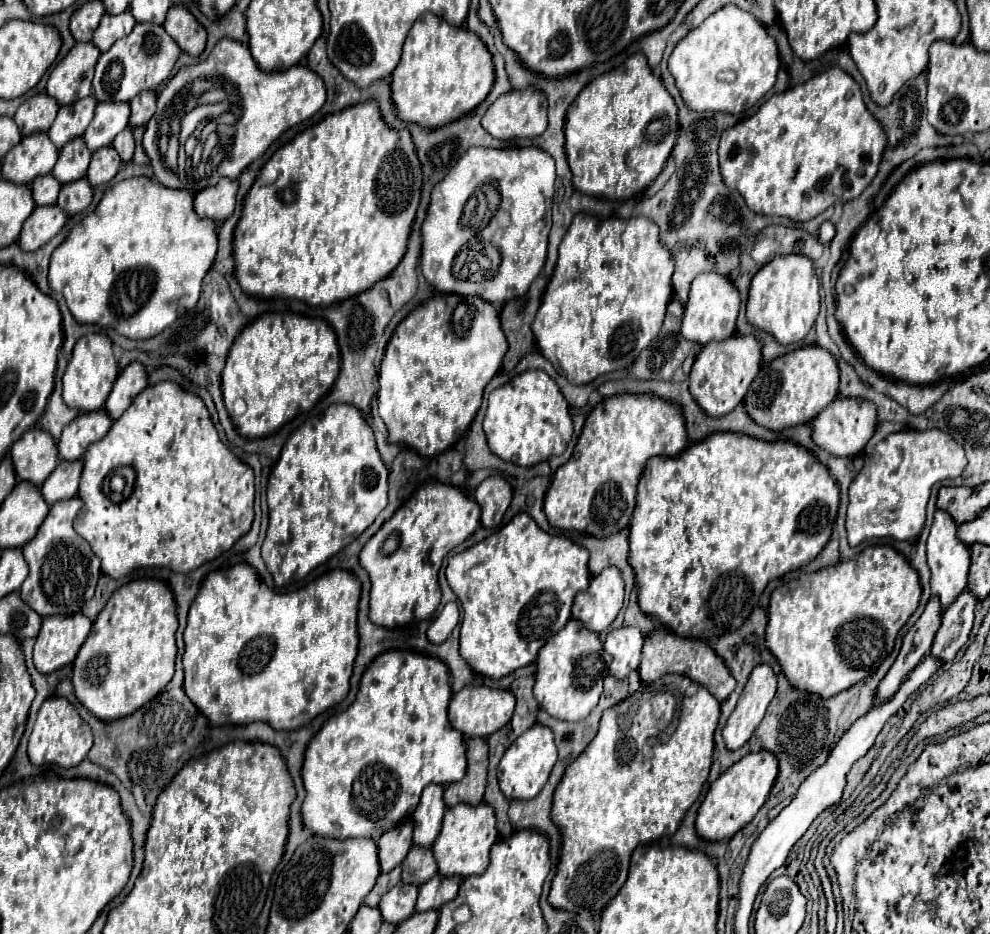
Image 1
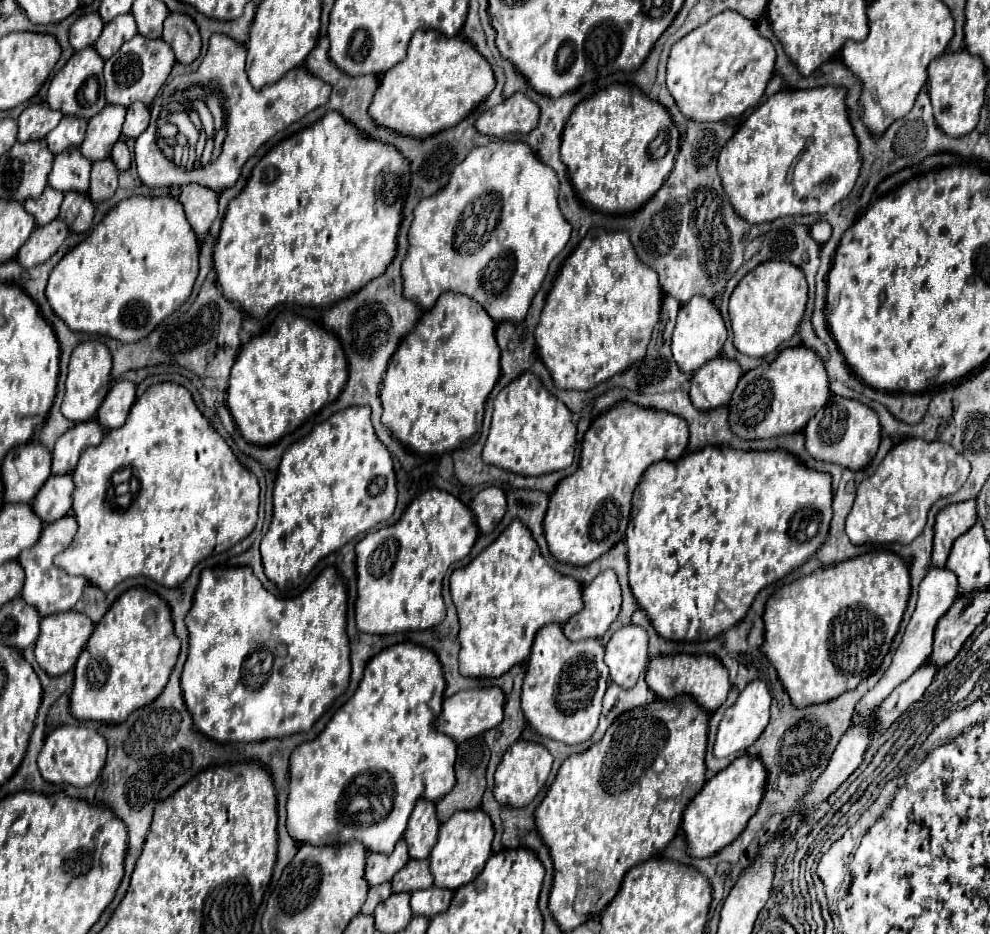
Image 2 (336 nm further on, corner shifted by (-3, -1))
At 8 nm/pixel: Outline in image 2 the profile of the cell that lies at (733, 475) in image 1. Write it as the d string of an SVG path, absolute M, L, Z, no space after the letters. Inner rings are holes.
M705 447L705 449L699 449L697 453L681 457L679 461L659 461L659 463L651 465L643 473L643 479L633 493L633 509L631 509L631 519L629 519L629 527L625 533L625 541L629 547L629 553L627 553L629 585L631 585L631 591L639 603L639 607L647 613L649 621L653 623L655 631L663 639L671 639L671 641L709 641L709 639L725 633L735 623L739 623L745 617L747 609L751 607L755 595L763 587L779 581L793 569L801 567L823 545L827 531L829 531L831 517L833 517L831 481L833 479L829 473L815 471L815 469L803 465L795 455L791 455L785 449L737 451L731 447Z

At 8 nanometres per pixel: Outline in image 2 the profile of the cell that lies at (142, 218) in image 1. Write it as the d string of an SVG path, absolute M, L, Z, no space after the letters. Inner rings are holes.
M129 197L119 201L105 217L103 221L89 233L87 239L83 239L77 247L73 247L51 271L49 275L49 283L47 283L47 299L51 309L67 323L67 327L71 327L71 331L81 331L81 333L99 333L99 335L109 335L111 339L123 341L123 343L133 343L139 341L143 337L147 337L157 323L161 323L165 317L169 317L173 311L177 311L187 297L191 295L193 283L197 279L199 273L199 241L197 235L191 231L191 225L185 219L185 211L183 205L173 199L173 197Z

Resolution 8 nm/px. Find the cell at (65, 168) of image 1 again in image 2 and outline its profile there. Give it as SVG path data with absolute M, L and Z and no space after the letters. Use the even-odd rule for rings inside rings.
M71 147L55 155L53 171L49 173L49 183L53 189L63 193L67 191L87 193L89 171L91 171L91 161L85 159L77 147Z

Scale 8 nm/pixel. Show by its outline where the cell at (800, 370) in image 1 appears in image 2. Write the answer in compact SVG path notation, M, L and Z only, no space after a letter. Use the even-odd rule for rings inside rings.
M787 347L771 363L747 371L729 403L731 431L743 439L771 439L803 431L811 415L829 399L829 377L821 357L807 347Z

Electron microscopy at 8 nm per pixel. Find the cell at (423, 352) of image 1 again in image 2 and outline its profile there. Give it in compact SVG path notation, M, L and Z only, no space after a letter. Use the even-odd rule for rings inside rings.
M447 293L441 295L437 305L423 313L415 329L399 343L391 363L387 367L381 403L383 403L383 425L399 439L407 449L417 453L447 453L463 443L477 439L481 429L487 395L499 379L499 347L495 341L495 323L467 295Z

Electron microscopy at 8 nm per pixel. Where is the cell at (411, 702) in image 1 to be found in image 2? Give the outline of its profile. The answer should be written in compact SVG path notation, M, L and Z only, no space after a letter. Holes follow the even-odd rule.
M399 643L393 647L383 649L379 655L375 655L367 667L365 675L361 679L359 689L355 695L333 715L333 719L327 723L327 727L321 731L321 735L309 743L299 745L293 755L291 755L291 769L289 769L289 799L287 799L287 831L289 835L299 843L309 843L309 845L335 845L335 843L347 843L347 841L361 841L369 851L379 851L379 853L391 853L395 843L403 837L403 831L407 827L409 815L415 807L415 801L419 797L425 797L429 801L437 801L451 787L455 787L455 741L435 729L435 723L439 719L439 711L443 705L443 693L445 693L445 683L443 683L443 665L439 663L439 657L421 645L415 643Z

